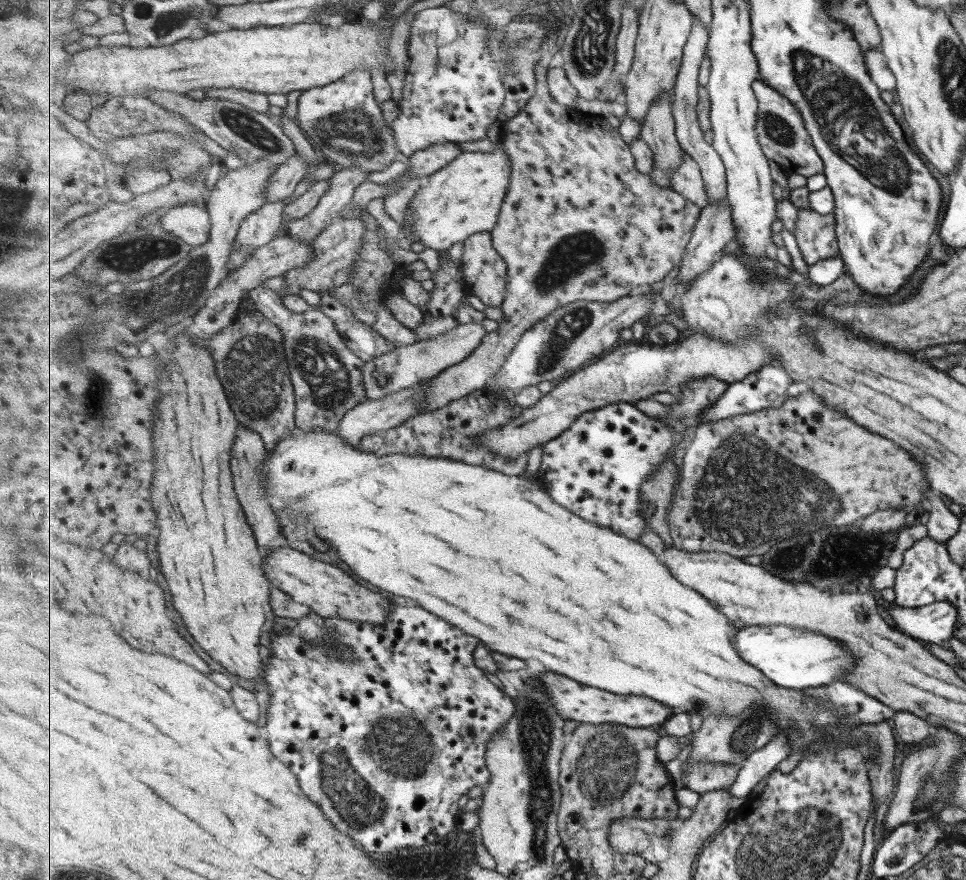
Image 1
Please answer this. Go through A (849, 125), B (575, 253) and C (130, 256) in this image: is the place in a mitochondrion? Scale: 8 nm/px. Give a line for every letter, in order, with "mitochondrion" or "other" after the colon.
A: mitochondrion
B: mitochondrion
C: mitochondrion

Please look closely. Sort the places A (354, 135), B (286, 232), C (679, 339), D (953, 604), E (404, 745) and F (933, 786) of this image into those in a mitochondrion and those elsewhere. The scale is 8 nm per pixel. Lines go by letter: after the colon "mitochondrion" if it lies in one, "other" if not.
A: mitochondrion
B: other
C: other
D: other
E: mitochondrion
F: mitochondrion

